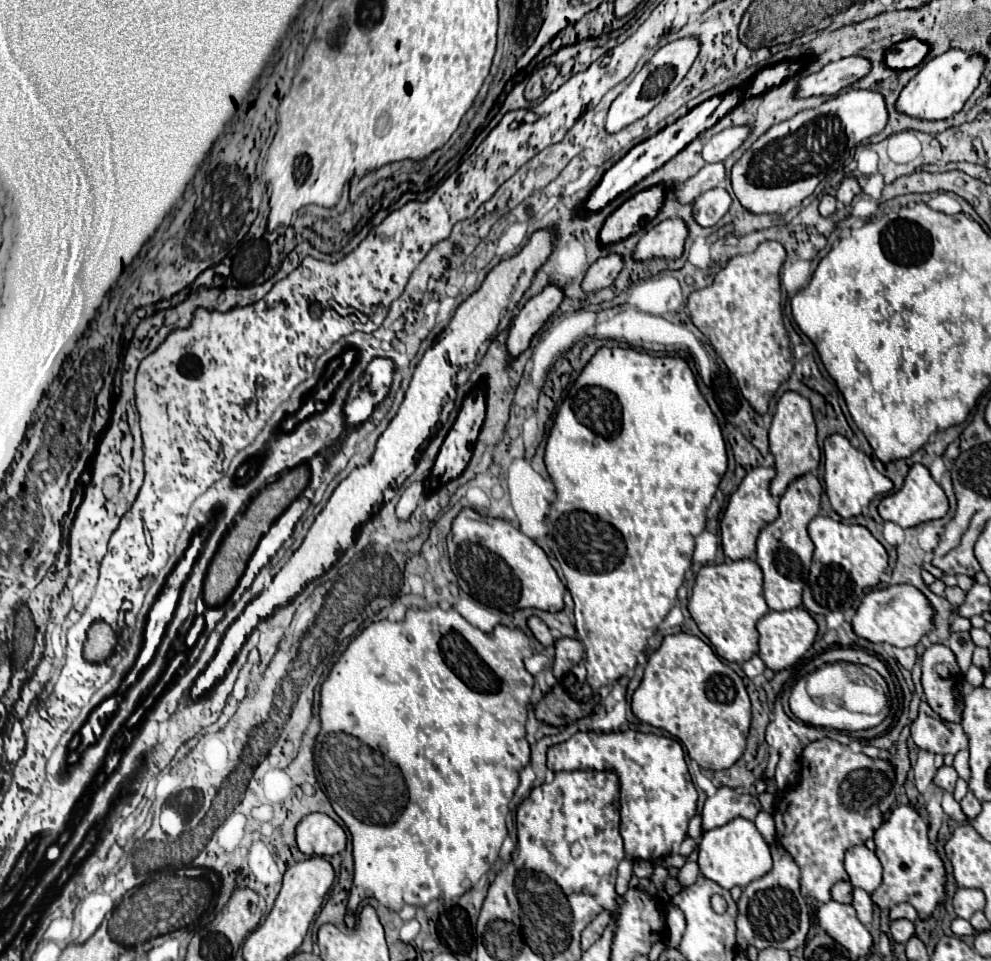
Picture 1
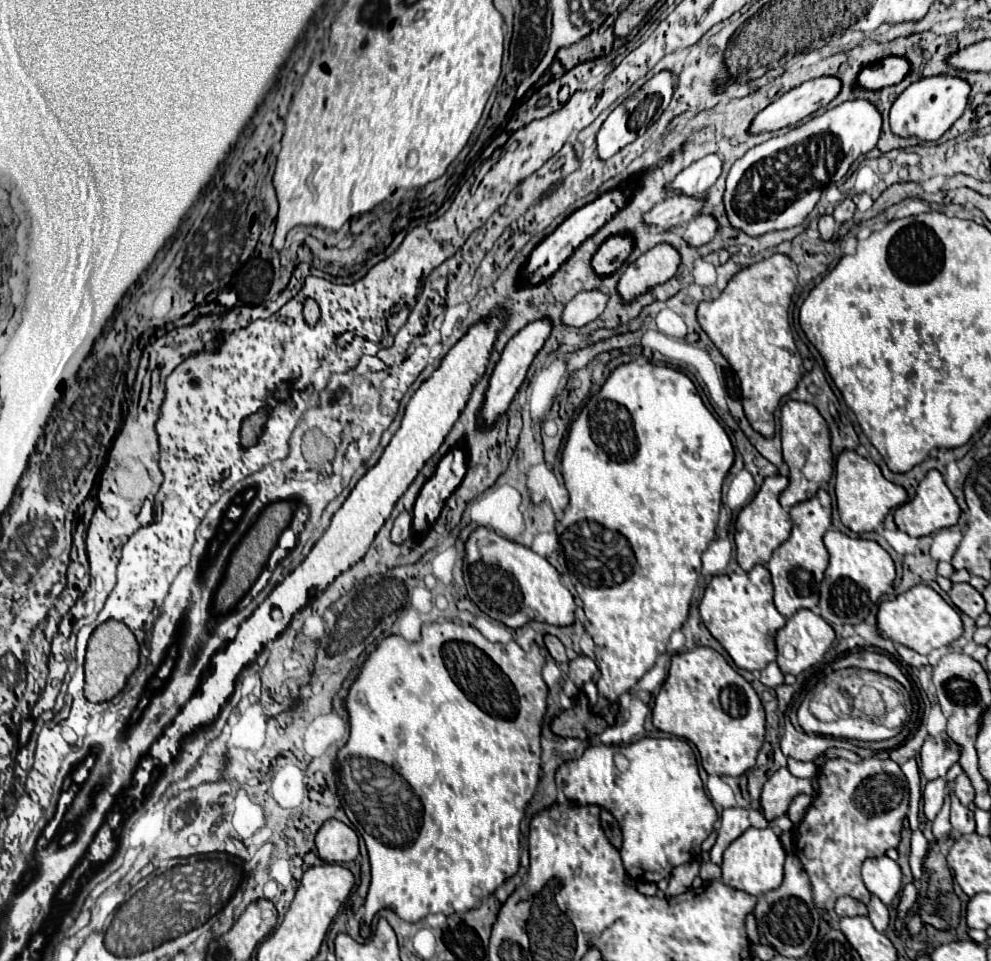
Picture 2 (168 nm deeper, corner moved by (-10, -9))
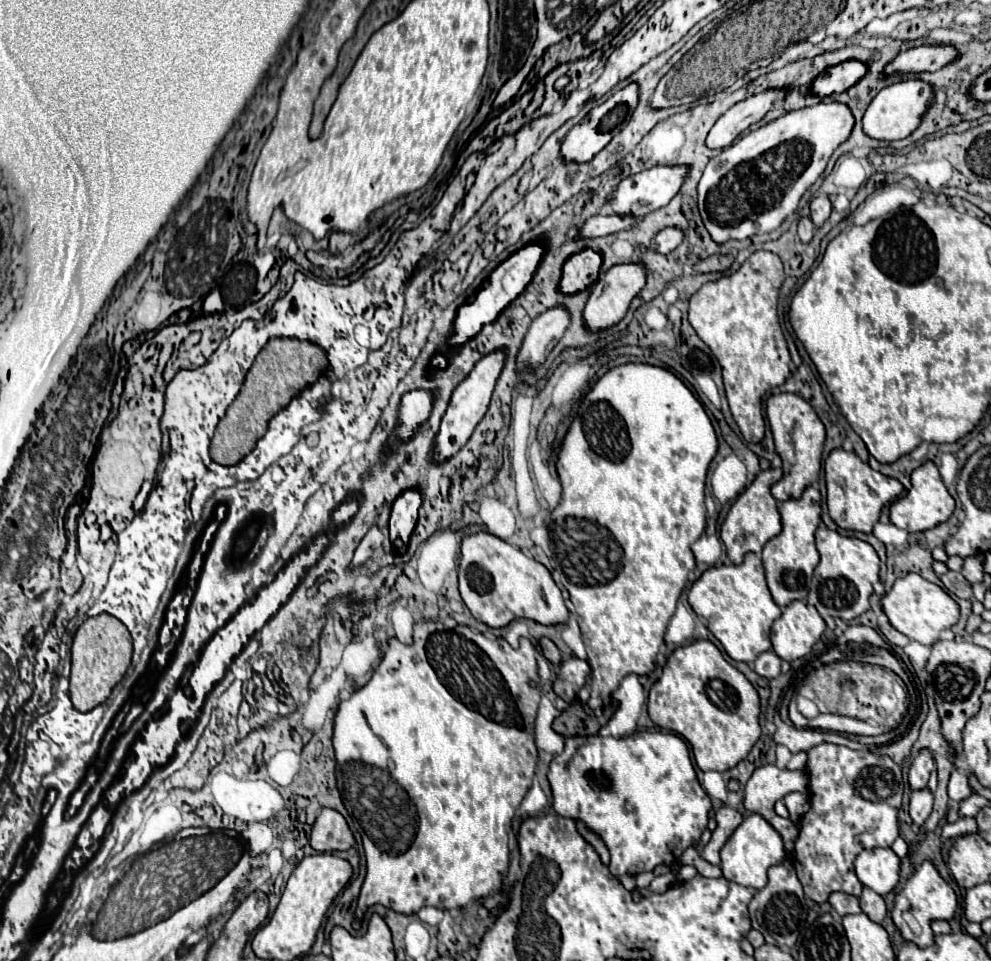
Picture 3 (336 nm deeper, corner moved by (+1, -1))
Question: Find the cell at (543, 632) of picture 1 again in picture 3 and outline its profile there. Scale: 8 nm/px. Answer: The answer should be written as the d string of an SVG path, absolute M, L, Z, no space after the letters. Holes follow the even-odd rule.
M541 639L541 649L543 649L543 655L553 663L553 665L559 665L561 663L561 653L559 649L555 647L555 643L551 639Z

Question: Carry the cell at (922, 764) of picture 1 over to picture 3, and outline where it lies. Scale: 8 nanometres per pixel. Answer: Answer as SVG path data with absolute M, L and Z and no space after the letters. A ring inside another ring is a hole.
M925 789L925 791L913 791L911 793L909 815L911 815L913 823L917 823L919 827L923 827L923 823L927 821L931 809L933 809L933 795L929 793L929 789Z

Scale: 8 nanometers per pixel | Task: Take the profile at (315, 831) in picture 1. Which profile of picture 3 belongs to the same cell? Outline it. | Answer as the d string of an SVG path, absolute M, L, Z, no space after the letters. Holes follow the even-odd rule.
M321 809L309 841L311 841L311 847L319 853L347 851L355 845L355 837L345 817L335 809Z

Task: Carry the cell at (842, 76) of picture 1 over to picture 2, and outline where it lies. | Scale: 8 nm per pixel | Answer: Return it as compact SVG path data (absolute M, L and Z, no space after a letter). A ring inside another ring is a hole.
M818 77L806 81L788 91L786 95L782 95L778 101L770 103L764 111L760 111L752 121L750 131L752 133L778 131L796 125L804 117L826 107L840 93L840 89L842 85L838 77Z

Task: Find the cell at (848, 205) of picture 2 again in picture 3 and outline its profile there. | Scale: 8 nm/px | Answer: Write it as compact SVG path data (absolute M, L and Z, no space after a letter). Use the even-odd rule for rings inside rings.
M817 195L811 203L809 203L809 207L811 207L811 221L813 221L813 225L815 227L821 227L823 223L825 223L825 219L831 215L831 201L827 199L827 195Z

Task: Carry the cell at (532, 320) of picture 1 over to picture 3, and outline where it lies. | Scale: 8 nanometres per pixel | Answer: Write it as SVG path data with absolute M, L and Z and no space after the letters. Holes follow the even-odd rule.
M493 351L489 353L487 357L483 357L475 369L469 373L469 377L465 381L461 381L453 395L451 395L451 401L449 401L449 407L445 411L445 415L441 417L441 425L439 425L439 431L437 431L437 437L433 439L433 459L437 463L441 461L447 461L449 457L453 457L471 437L473 429L477 427L477 423L483 419L487 407L489 407L489 401L491 401L491 393L495 389L495 381L503 369L503 361L505 361L505 353L503 351Z

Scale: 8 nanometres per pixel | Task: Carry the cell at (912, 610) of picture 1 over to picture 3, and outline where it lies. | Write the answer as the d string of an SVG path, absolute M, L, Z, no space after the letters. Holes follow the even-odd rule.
M909 573L895 581L893 589L883 597L883 611L893 623L893 627L905 633L909 639L915 639L923 645L933 645L939 639L939 633L951 627L953 619L959 619L959 605L951 599L951 595L939 585L925 581L919 573Z

